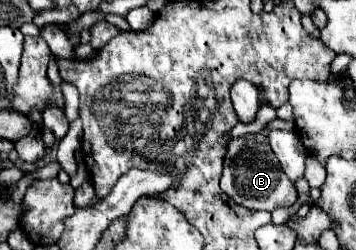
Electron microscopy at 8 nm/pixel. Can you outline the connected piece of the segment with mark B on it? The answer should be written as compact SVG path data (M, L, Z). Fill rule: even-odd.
M244 137L232 139L228 143L228 153L224 159L224 173L220 179L220 189L238 205L242 205L246 209L264 209L264 211L272 211L276 207L290 207L296 203L296 197L298 197L296 187L282 173L274 153L272 151L258 153L258 151L246 149ZM238 161L242 161L244 165L238 167Z

